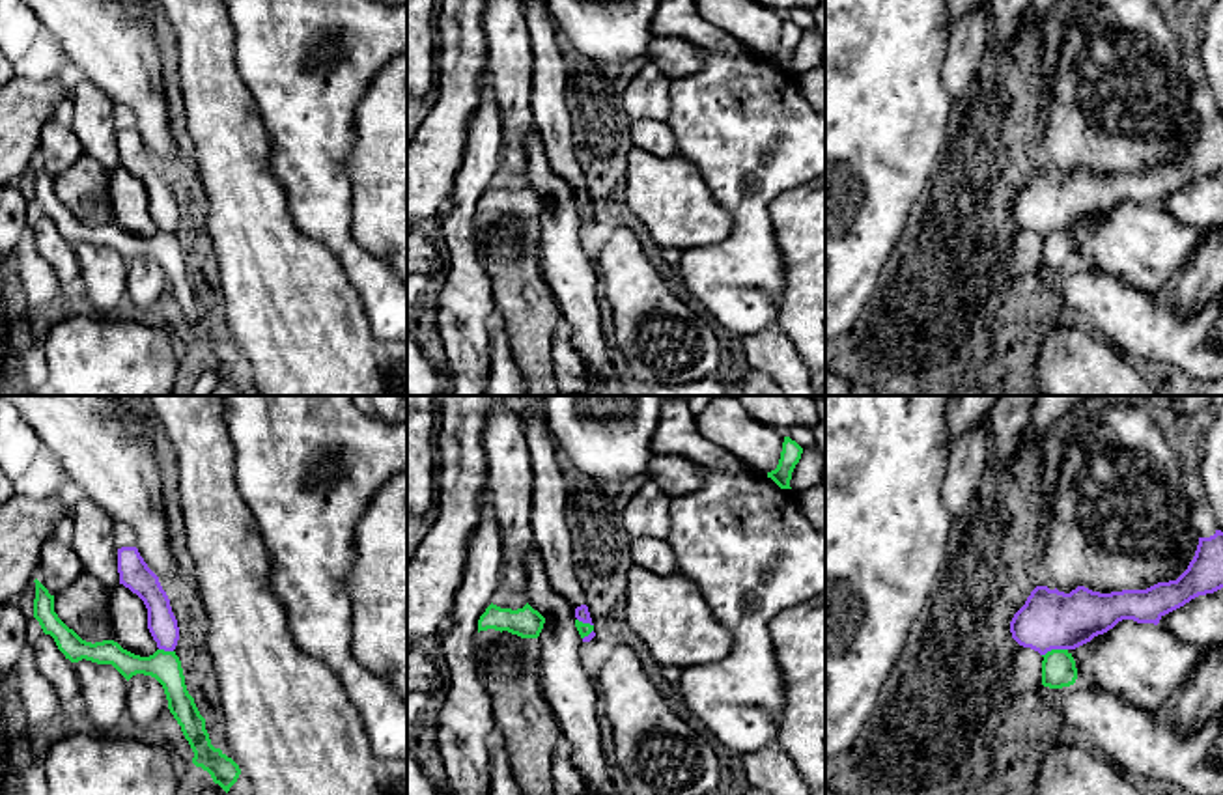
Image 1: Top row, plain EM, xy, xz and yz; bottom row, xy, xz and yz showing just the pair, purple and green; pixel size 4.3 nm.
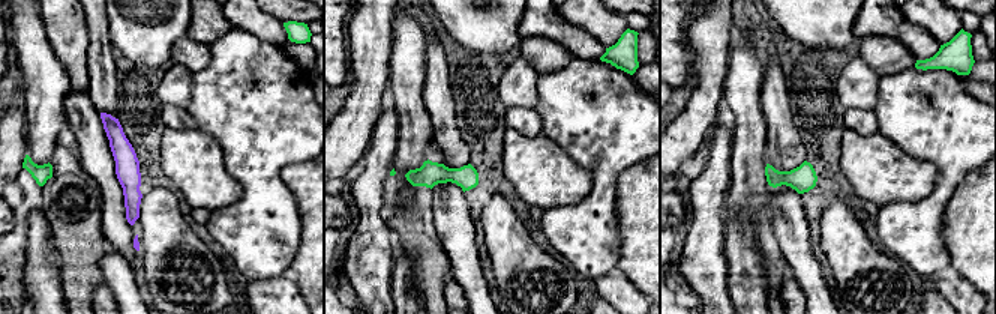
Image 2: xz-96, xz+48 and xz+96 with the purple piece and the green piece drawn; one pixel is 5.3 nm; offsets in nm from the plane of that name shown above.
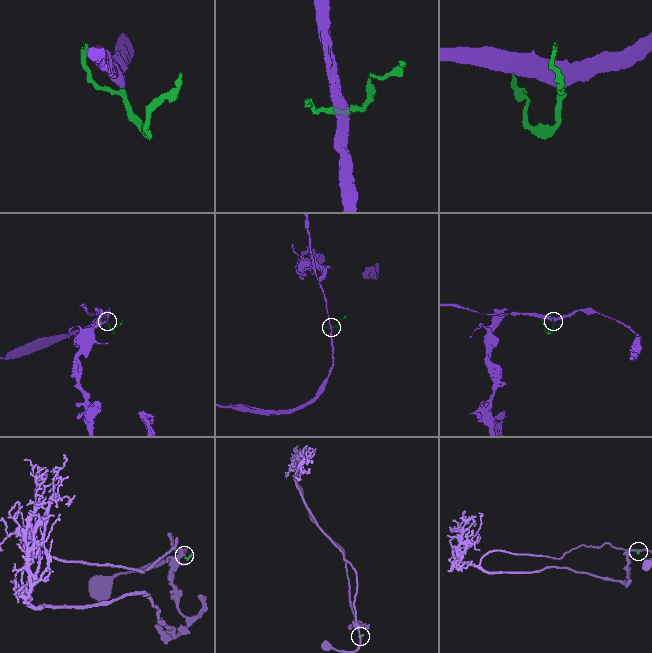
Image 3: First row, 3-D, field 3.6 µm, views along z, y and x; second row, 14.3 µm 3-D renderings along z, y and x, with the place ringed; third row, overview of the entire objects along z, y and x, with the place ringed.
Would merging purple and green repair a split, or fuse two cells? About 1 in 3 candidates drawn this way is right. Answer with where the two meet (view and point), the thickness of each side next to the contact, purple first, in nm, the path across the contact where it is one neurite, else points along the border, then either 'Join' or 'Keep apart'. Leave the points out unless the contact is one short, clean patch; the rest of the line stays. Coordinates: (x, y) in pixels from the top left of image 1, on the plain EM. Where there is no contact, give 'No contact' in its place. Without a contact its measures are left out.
Touches purple at yz (1054, 230). Thickness 260 nm (purple) against 150 nm. Boundary: yz (1067, 230), (1052, 230), (1042, 237). Keep apart

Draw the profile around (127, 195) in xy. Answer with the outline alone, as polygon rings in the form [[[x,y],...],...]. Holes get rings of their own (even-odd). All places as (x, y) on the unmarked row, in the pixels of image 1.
[[[118,166],[108,170],[108,187],[114,224],[134,237],[153,237],[159,230],[148,211],[144,183],[123,166]]]

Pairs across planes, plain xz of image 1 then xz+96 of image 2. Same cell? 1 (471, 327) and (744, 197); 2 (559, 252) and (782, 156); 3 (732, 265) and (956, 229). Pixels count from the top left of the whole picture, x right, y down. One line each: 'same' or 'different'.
1: different
2: different
3: different

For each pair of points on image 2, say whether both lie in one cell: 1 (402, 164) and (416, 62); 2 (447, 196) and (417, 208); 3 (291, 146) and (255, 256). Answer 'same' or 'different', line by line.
1: same
2: different
3: same

